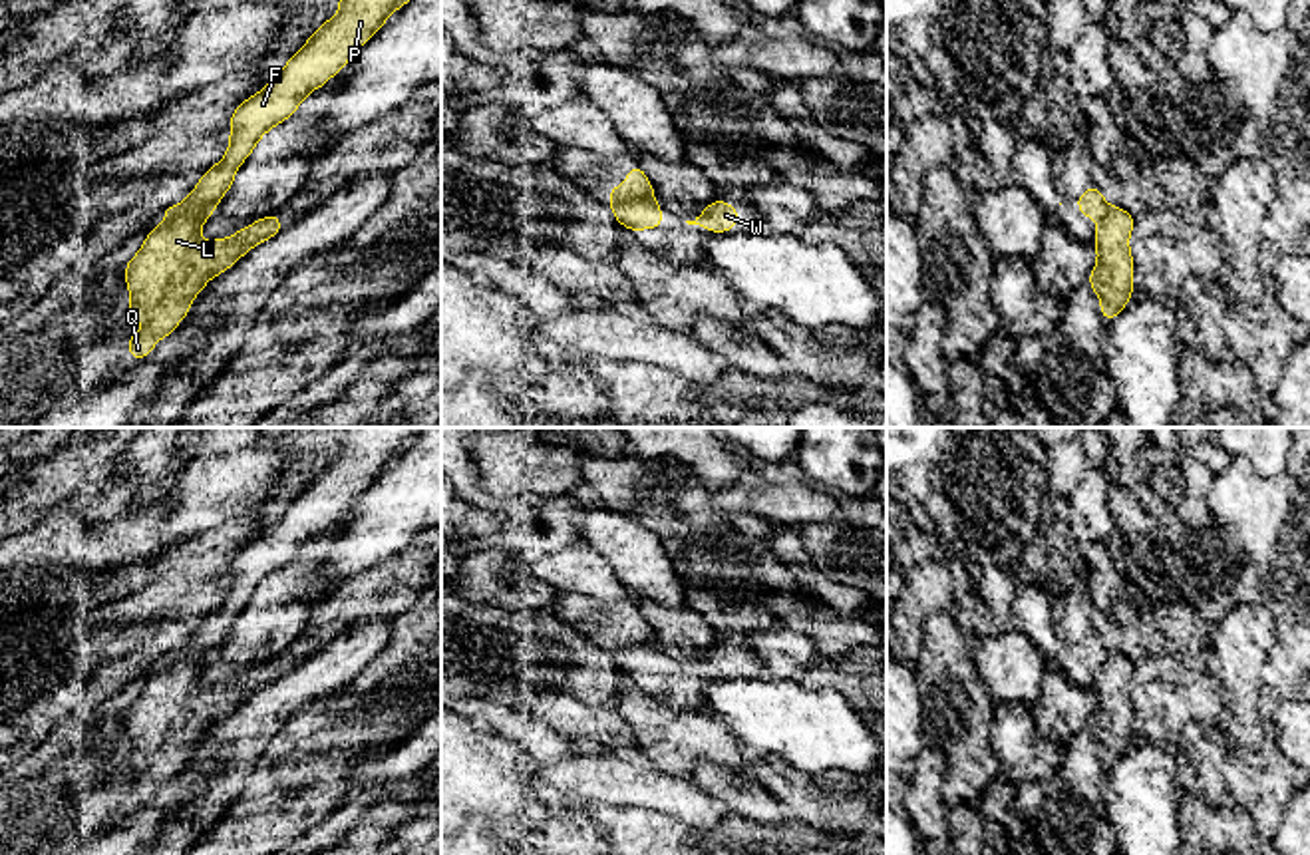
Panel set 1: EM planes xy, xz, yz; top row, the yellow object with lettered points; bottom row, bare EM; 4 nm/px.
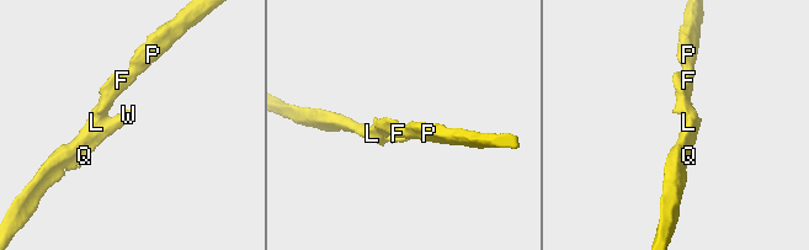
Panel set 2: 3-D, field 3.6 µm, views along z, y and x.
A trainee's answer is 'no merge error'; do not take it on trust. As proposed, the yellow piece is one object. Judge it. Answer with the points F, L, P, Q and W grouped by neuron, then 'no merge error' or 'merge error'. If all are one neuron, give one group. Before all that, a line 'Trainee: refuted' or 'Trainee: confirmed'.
Trainee: refuted
groups F P / L Q W; merge error

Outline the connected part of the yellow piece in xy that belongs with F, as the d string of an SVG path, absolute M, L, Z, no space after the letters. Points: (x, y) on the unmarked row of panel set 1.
M342 428L340 455L288 505L266 533L243 547L231 567L231 589L223 606L213 610L191 636L163 662L217 654L231 634L239 610L252 598L256 587L290 563L302 545L344 515L356 493L364 491L388 465L409 447L421 428Z

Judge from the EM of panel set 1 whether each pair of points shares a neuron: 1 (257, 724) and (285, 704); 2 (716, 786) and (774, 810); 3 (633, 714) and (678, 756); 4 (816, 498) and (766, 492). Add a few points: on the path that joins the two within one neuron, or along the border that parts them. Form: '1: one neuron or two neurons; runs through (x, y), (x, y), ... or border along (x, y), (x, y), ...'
1: one neuron; runs through (263, 718), (279, 704)
2: one neuron; runs through (730, 788), (760, 806)
3: one neuron; runs through (645, 722), (666, 744)
4: one neuron; runs through (804, 498), (778, 498)

